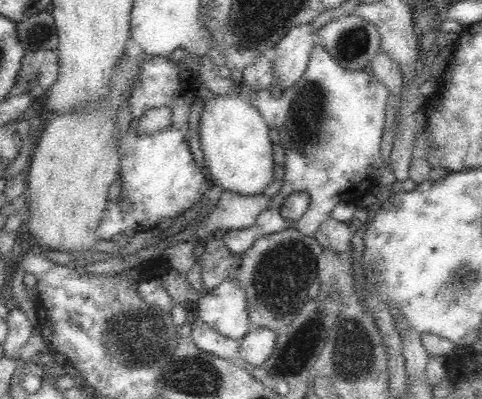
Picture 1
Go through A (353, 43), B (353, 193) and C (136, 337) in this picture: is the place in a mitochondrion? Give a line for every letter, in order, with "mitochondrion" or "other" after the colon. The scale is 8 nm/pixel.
A: mitochondrion
B: other
C: mitochondrion

